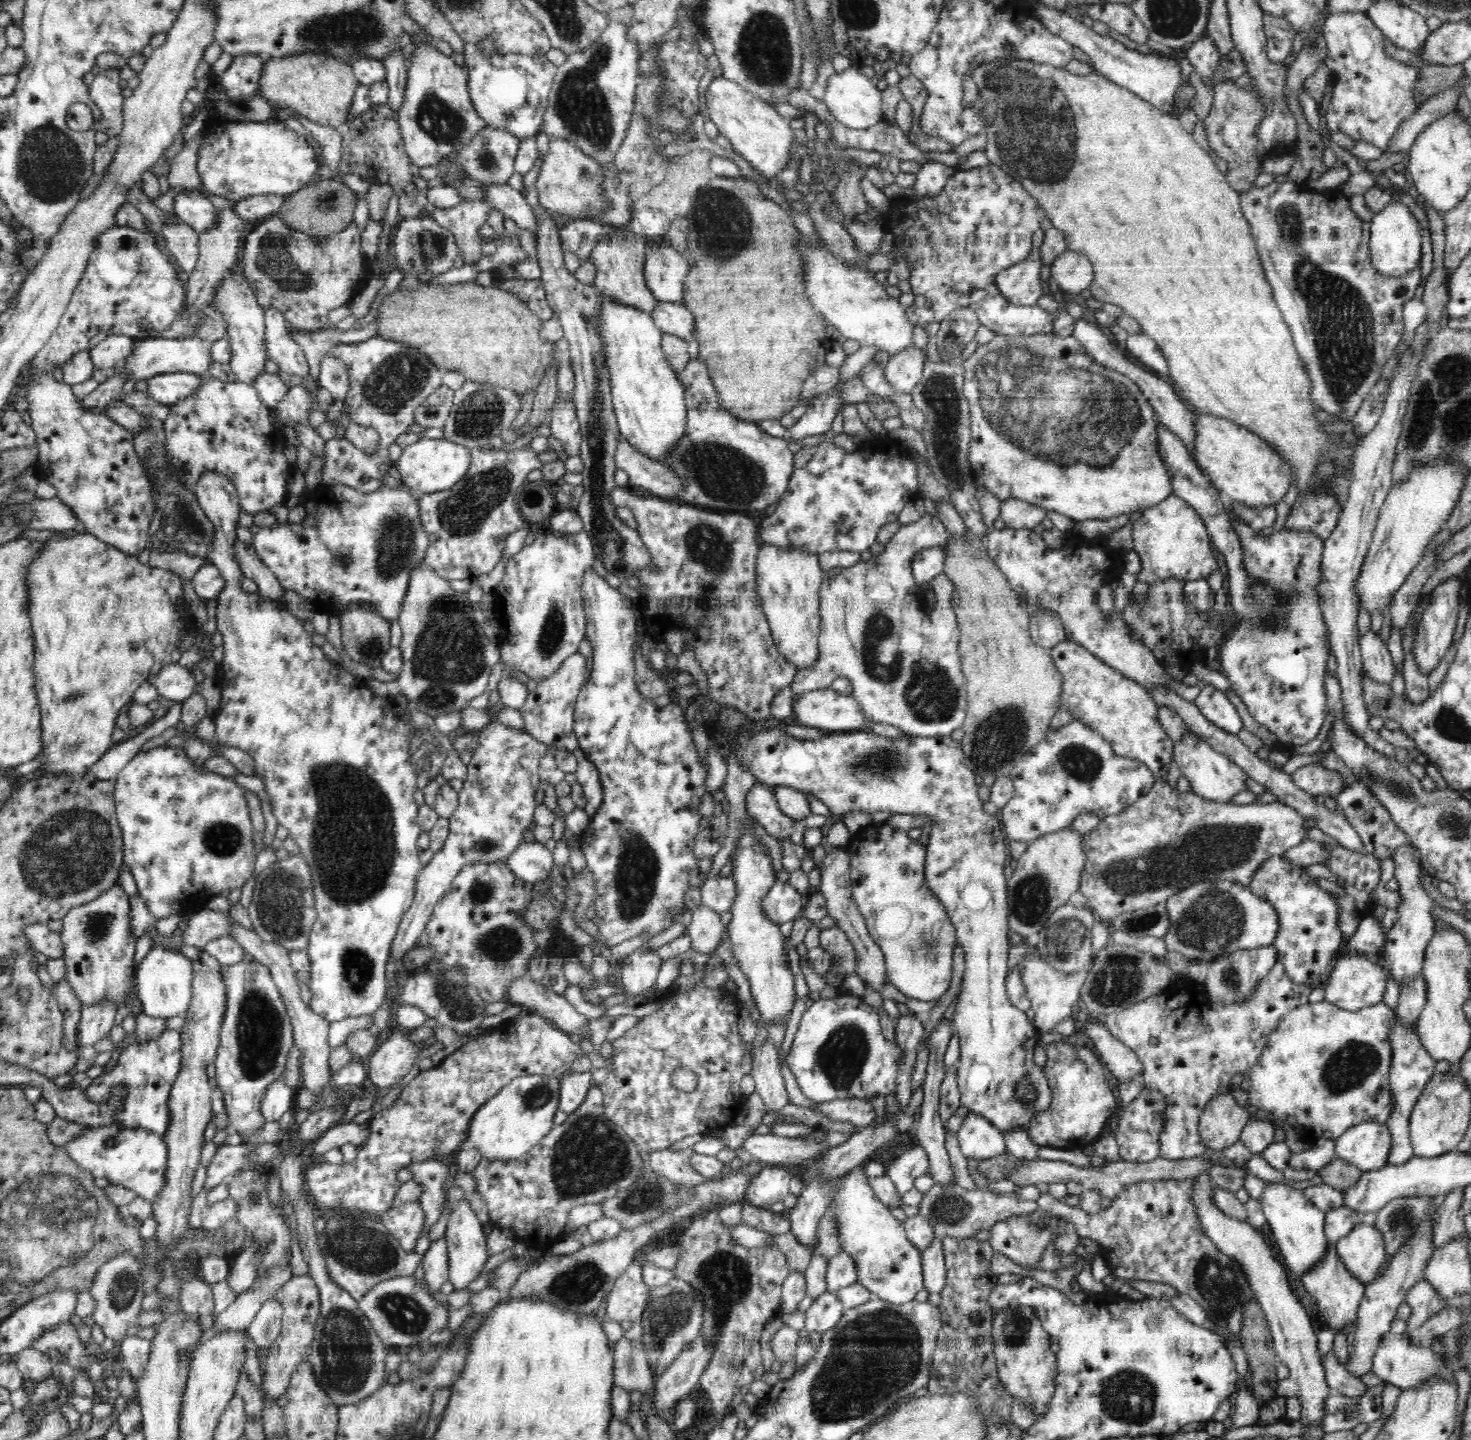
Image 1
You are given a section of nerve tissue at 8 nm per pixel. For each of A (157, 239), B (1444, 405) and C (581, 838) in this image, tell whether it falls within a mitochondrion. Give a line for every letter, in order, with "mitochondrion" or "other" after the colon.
A: other
B: mitochondrion
C: other

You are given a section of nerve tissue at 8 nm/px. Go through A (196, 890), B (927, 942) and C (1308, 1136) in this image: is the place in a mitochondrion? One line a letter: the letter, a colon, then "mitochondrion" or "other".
A: other
B: mitochondrion
C: other

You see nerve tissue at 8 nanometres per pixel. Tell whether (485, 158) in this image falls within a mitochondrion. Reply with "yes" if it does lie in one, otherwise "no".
yes

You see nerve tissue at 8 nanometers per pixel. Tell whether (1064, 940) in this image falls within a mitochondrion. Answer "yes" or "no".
yes

